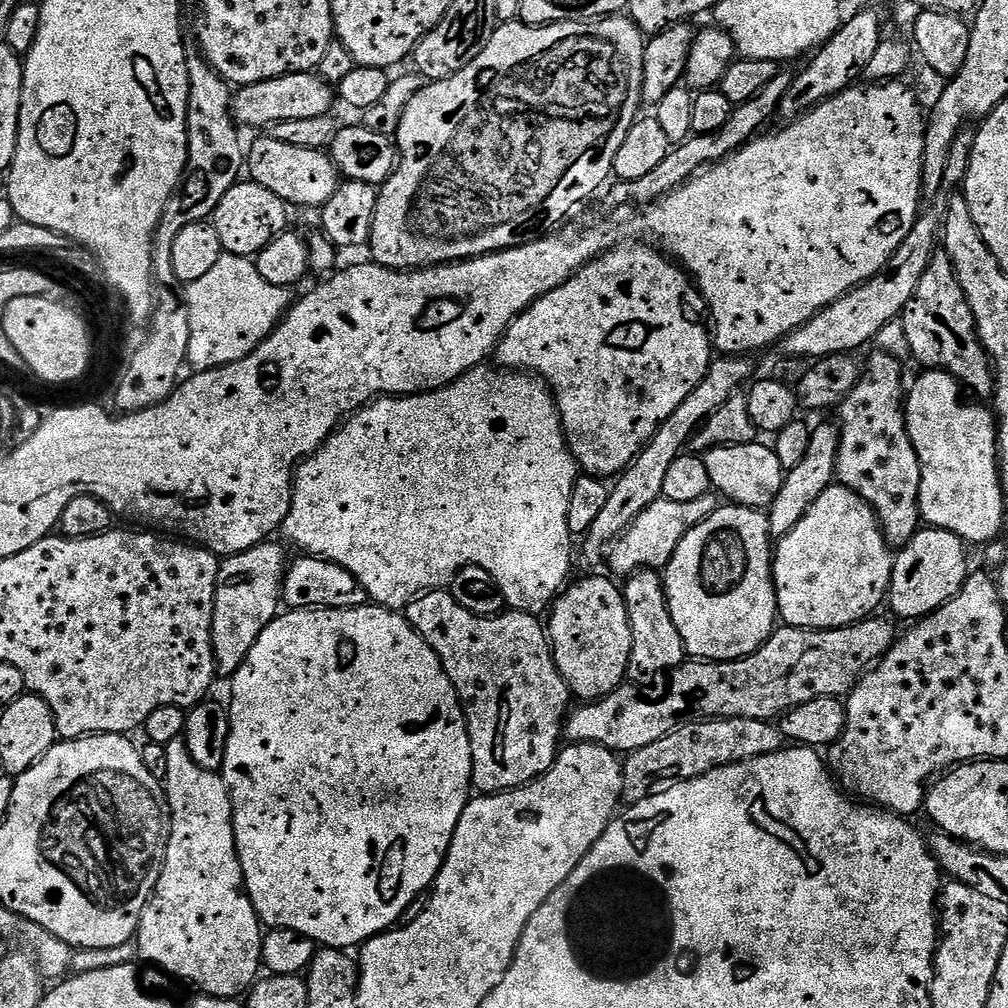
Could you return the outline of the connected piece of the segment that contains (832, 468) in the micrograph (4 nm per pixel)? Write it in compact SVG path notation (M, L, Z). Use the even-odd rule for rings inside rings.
M820 424L811 429L812 437L806 446L806 454L798 466L787 469L782 490L778 490L778 498L774 498L771 508L767 509L768 525L773 537L785 536L798 522L802 522L802 514L814 506L818 494L831 488L836 480L836 459L840 453L840 425Z

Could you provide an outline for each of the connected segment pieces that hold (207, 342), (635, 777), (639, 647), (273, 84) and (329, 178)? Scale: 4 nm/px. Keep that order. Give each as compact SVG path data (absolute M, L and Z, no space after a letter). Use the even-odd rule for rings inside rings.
M228 253L221 255L217 265L205 277L187 285L184 294L190 320L187 367L192 367L193 373L209 372L212 368L221 368L249 356L283 320L285 312L290 307L288 296L290 296L289 289L270 286L270 282L266 282L266 278L259 274L255 263L249 257Z
M758 718L695 720L692 724L684 724L681 728L675 728L670 734L658 738L658 742L650 742L650 746L642 746L642 750L627 753L622 764L624 770L623 799L628 804L636 804L642 798L662 794L666 790L670 790L670 786L674 786L678 782L701 776L715 768L721 768L727 764L737 764L743 760L752 760L756 756L774 754L785 747L785 744L784 735L771 720L759 720Z
M656 570L631 573L623 581L622 591L632 631L627 679L640 682L636 680L648 680L659 672L671 673L673 668L684 663L686 653L682 634L678 634L678 626L674 626L674 618L670 618L670 606L664 593L663 575Z
M291 72L288 76L279 76L266 82L243 85L232 97L232 114L237 125L248 128L267 129L270 124L277 124L283 120L293 120L294 118L318 118L329 115L333 110L332 96L334 100L333 85L327 84L320 79L319 75L311 72Z
M261 135L261 140L256 140L246 152L246 172L251 183L266 186L266 190L274 190L274 194L278 194L278 198L282 198L285 204L300 208L313 208L319 210L324 207L326 202L330 202L330 198L334 198L334 190L342 182L336 163L333 162L331 155L327 151L318 148L307 148L306 146L290 146L287 142L278 142L268 135Z

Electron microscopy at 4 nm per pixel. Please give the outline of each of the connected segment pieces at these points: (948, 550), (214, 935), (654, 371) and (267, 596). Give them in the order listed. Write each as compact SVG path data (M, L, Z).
M921 527L914 538L910 538L910 542L895 553L892 561L892 584L886 597L887 607L892 607L891 615L915 622L937 612L943 604L953 600L970 575L967 551L969 549L964 541L954 534L941 528Z
M182 738L166 746L166 770L168 776L162 784L172 811L172 833L156 889L144 907L140 929L134 937L136 951L141 961L149 960L165 968L170 975L200 988L196 990L203 995L221 996L224 1000L240 998L261 975L264 932L244 891L244 872L236 853L232 825L232 799L223 775L202 770L202 766L190 758L190 750Z
M620 242L589 264L585 264L568 280L550 290L542 298L538 298L525 312L521 312L518 318L514 318L511 326L500 337L494 360L501 368L523 370L529 374L535 374L543 380L556 397L556 408L560 411L564 437L568 439L568 449L572 451L572 457L576 459L577 465L587 475L616 478L635 460L636 455L647 446L648 440L654 438L654 434L664 425L666 418L670 418L670 414L674 414L674 410L678 410L678 406L682 406L685 398L700 385L700 380L708 373L708 365L714 359L714 344L710 339L709 329L707 327L704 329L688 313L688 308L701 307L701 304L700 289L696 287L692 277L679 263L669 259L659 247L648 242Z
M272 543L258 544L255 548L221 559L212 619L212 649L216 671L221 677L231 678L239 670L262 630L266 630L268 623L281 611L284 573L290 556L284 553L283 543Z

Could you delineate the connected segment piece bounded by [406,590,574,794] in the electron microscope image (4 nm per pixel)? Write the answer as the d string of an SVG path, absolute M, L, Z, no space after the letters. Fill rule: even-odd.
M429 590L424 595L416 597L415 600L411 600L406 609L406 618L412 623L412 629L430 646L430 650L434 650L434 654L438 654L438 658L442 662L442 666L446 670L446 674L458 694L460 704L464 708L464 716L468 720L470 750L472 751L473 789L480 794L507 792L510 788L521 788L522 785L529 784L532 780L536 780L548 772L550 766L556 760L558 753L561 751L564 721L570 711L570 705L573 703L574 697L572 695L572 689L568 687L568 683L564 681L562 674L558 670L558 666L554 662L552 644L548 640L545 625L541 621L539 624L536 621L539 619L530 612L505 610L496 616L470 614L470 610L466 610L462 606L458 606L458 602L454 602L451 591L448 590Z

